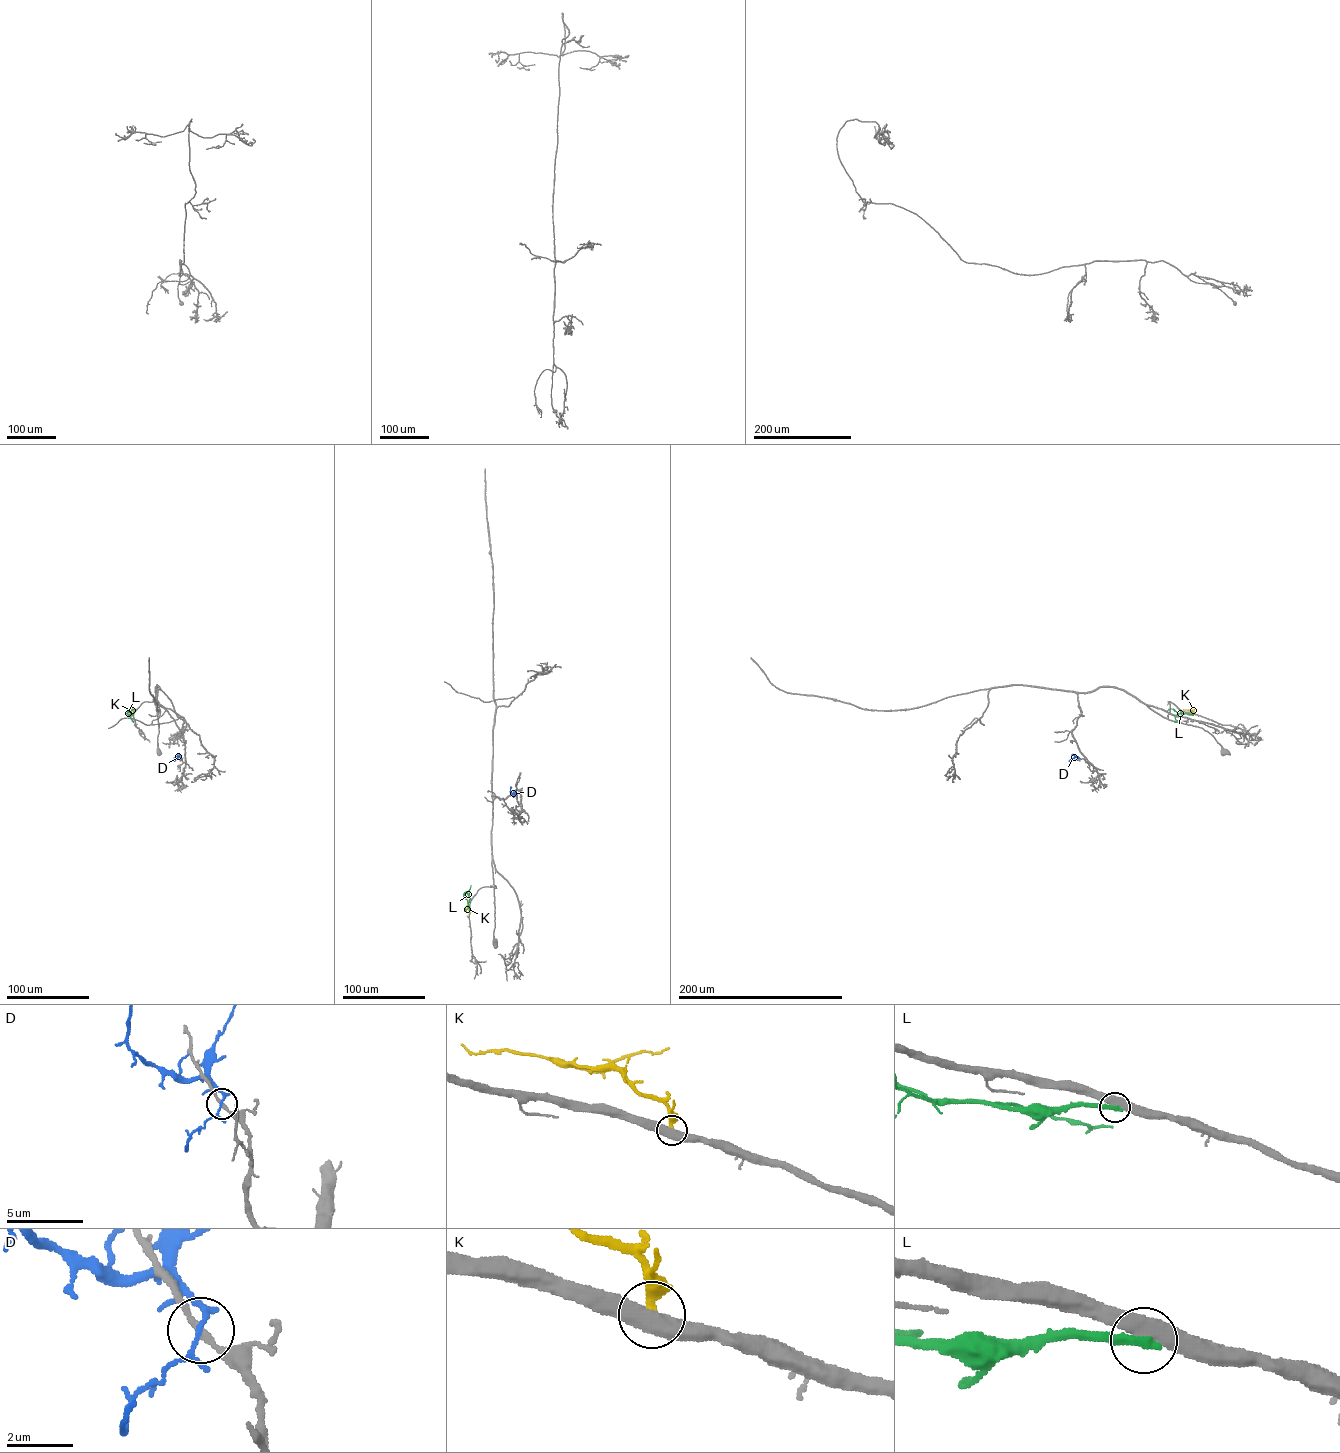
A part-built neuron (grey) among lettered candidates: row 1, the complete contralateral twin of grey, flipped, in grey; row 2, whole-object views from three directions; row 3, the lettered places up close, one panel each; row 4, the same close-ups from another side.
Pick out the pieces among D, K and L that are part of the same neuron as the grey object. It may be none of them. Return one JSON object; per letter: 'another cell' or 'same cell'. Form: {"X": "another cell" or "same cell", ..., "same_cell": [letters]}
{"D": "another cell", "K": "another cell", "L": "another cell", "same_cell": []}

